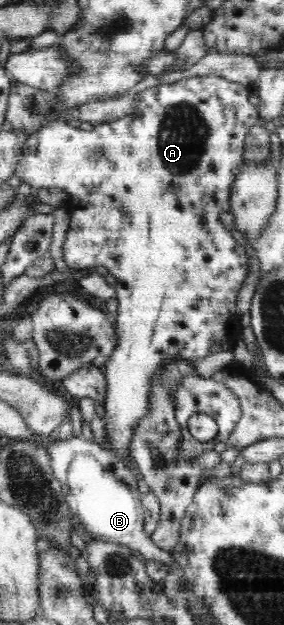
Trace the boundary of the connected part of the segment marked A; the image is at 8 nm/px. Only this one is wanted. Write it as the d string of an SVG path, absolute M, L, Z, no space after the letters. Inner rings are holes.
M197 75L171 84L164 83L153 86L136 94L135 99L139 115L127 115L108 123L93 123L93 128L89 131L64 124L41 127L25 141L23 154L16 170L17 176L22 182L32 186L35 190L40 188L64 190L69 199L74 200L77 208L70 214L70 225L62 246L65 264L72 269L104 266L117 280L115 289L119 309L117 323L114 324L117 331L117 348L102 367L105 378L107 378L106 399L102 404L105 408L103 421L107 432L107 443L111 443L107 444L107 450L120 458L129 469L131 469L131 461L125 458L129 458L130 455L133 429L137 429L137 424L149 412L151 380L160 365L168 359L199 359L218 354L218 352L231 351L241 337L242 327L239 314L236 314L236 304L238 292L248 273L247 255L231 231L222 225L220 214L230 210L230 190L234 184L235 175L240 171L240 166L244 162L243 154L245 154L244 146L248 130L256 124L261 124L254 90L215 75Z

